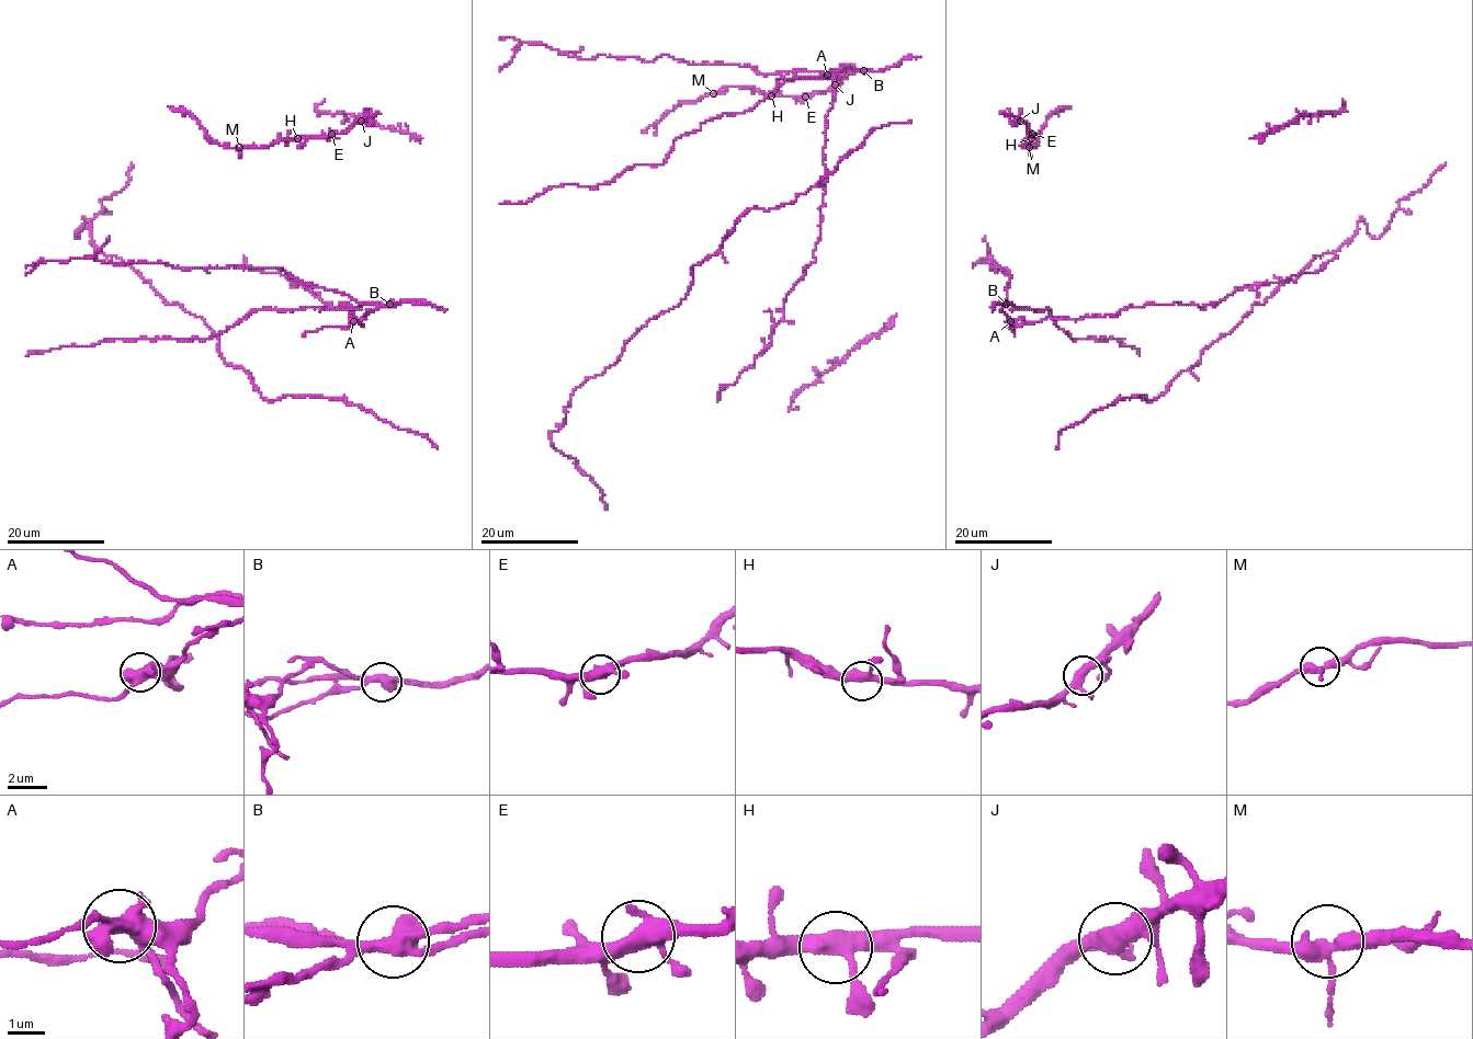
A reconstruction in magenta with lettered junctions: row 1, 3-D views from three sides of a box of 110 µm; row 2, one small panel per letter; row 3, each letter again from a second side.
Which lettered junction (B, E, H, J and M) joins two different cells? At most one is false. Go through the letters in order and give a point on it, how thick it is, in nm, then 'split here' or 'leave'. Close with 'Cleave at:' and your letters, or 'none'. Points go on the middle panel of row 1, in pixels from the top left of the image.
B: place (863, 70); calibre 440 nm; split here
E: place (805, 96); calibre 400 nm; leave
H: place (771, 95); calibre 380 nm; leave
J: place (835, 84); calibre 400 nm; leave
M: place (713, 93); calibre 340 nm; leave
Cleave at: B

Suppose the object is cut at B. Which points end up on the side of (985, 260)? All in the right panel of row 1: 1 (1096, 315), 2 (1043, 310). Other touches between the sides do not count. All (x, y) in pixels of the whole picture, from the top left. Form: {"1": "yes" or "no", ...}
{"1": "no", "2": "yes"}

